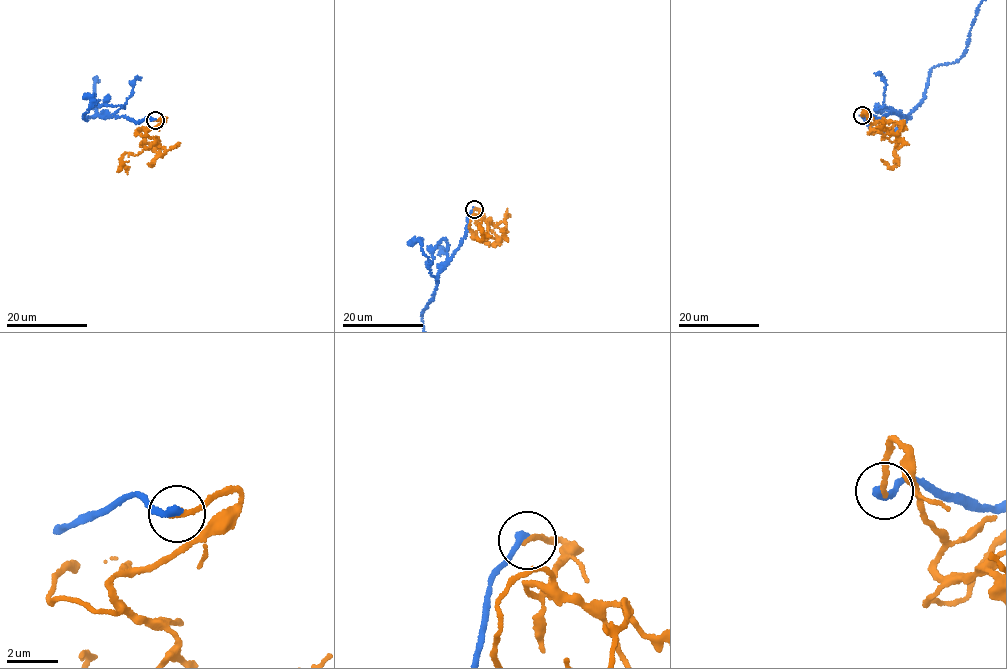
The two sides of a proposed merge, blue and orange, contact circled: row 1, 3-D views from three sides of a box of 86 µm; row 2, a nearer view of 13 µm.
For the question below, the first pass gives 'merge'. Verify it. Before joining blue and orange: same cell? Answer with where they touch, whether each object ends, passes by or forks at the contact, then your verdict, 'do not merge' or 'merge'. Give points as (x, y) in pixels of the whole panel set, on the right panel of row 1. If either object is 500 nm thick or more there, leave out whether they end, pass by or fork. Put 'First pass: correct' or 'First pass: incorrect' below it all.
(862, 115) | blue ends | orange ends | do not merge
First pass: incorrect

